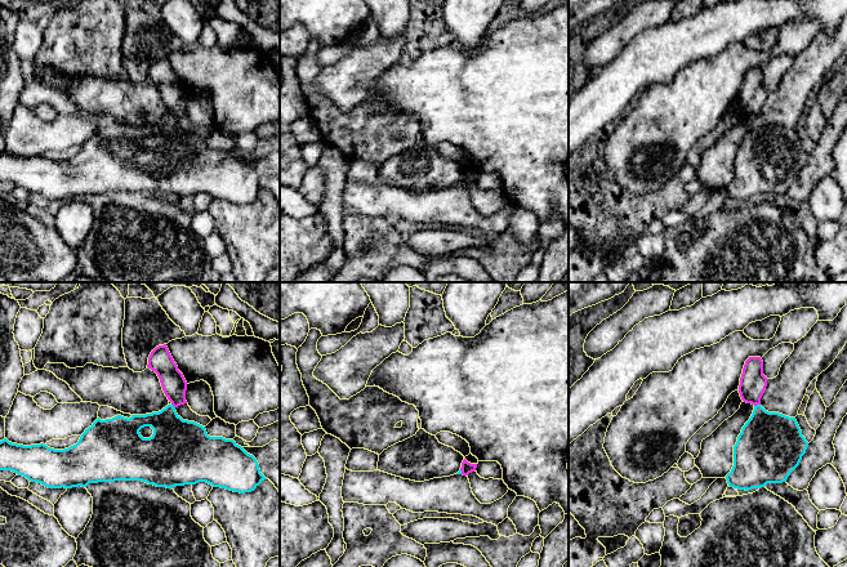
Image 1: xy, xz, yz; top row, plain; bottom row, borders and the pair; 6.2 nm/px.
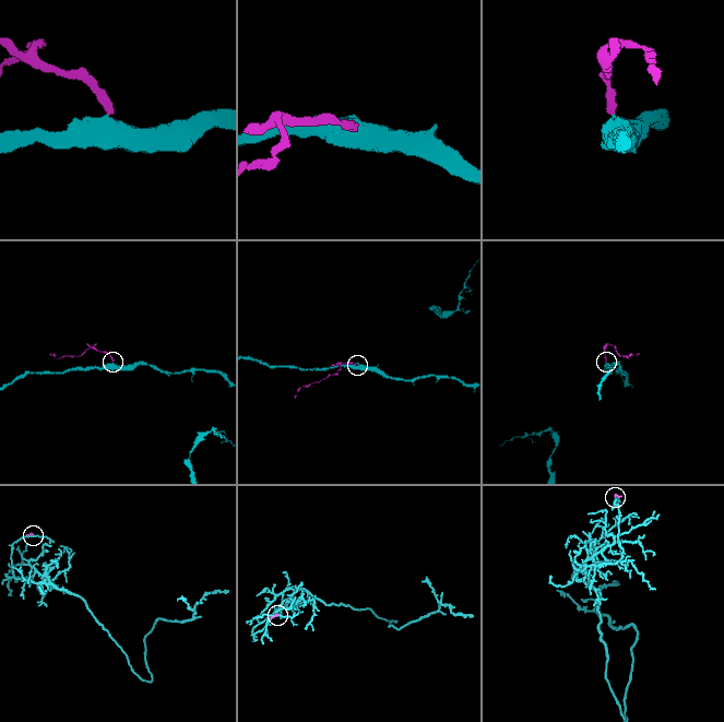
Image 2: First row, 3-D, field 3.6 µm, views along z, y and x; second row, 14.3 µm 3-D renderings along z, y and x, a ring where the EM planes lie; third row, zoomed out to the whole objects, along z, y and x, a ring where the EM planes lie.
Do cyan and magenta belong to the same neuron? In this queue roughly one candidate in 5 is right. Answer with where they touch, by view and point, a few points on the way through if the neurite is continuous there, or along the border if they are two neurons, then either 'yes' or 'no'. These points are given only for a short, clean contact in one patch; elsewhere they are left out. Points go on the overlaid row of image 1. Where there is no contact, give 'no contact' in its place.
yz (757, 405) | along yz (759, 403), (754, 406) | no

